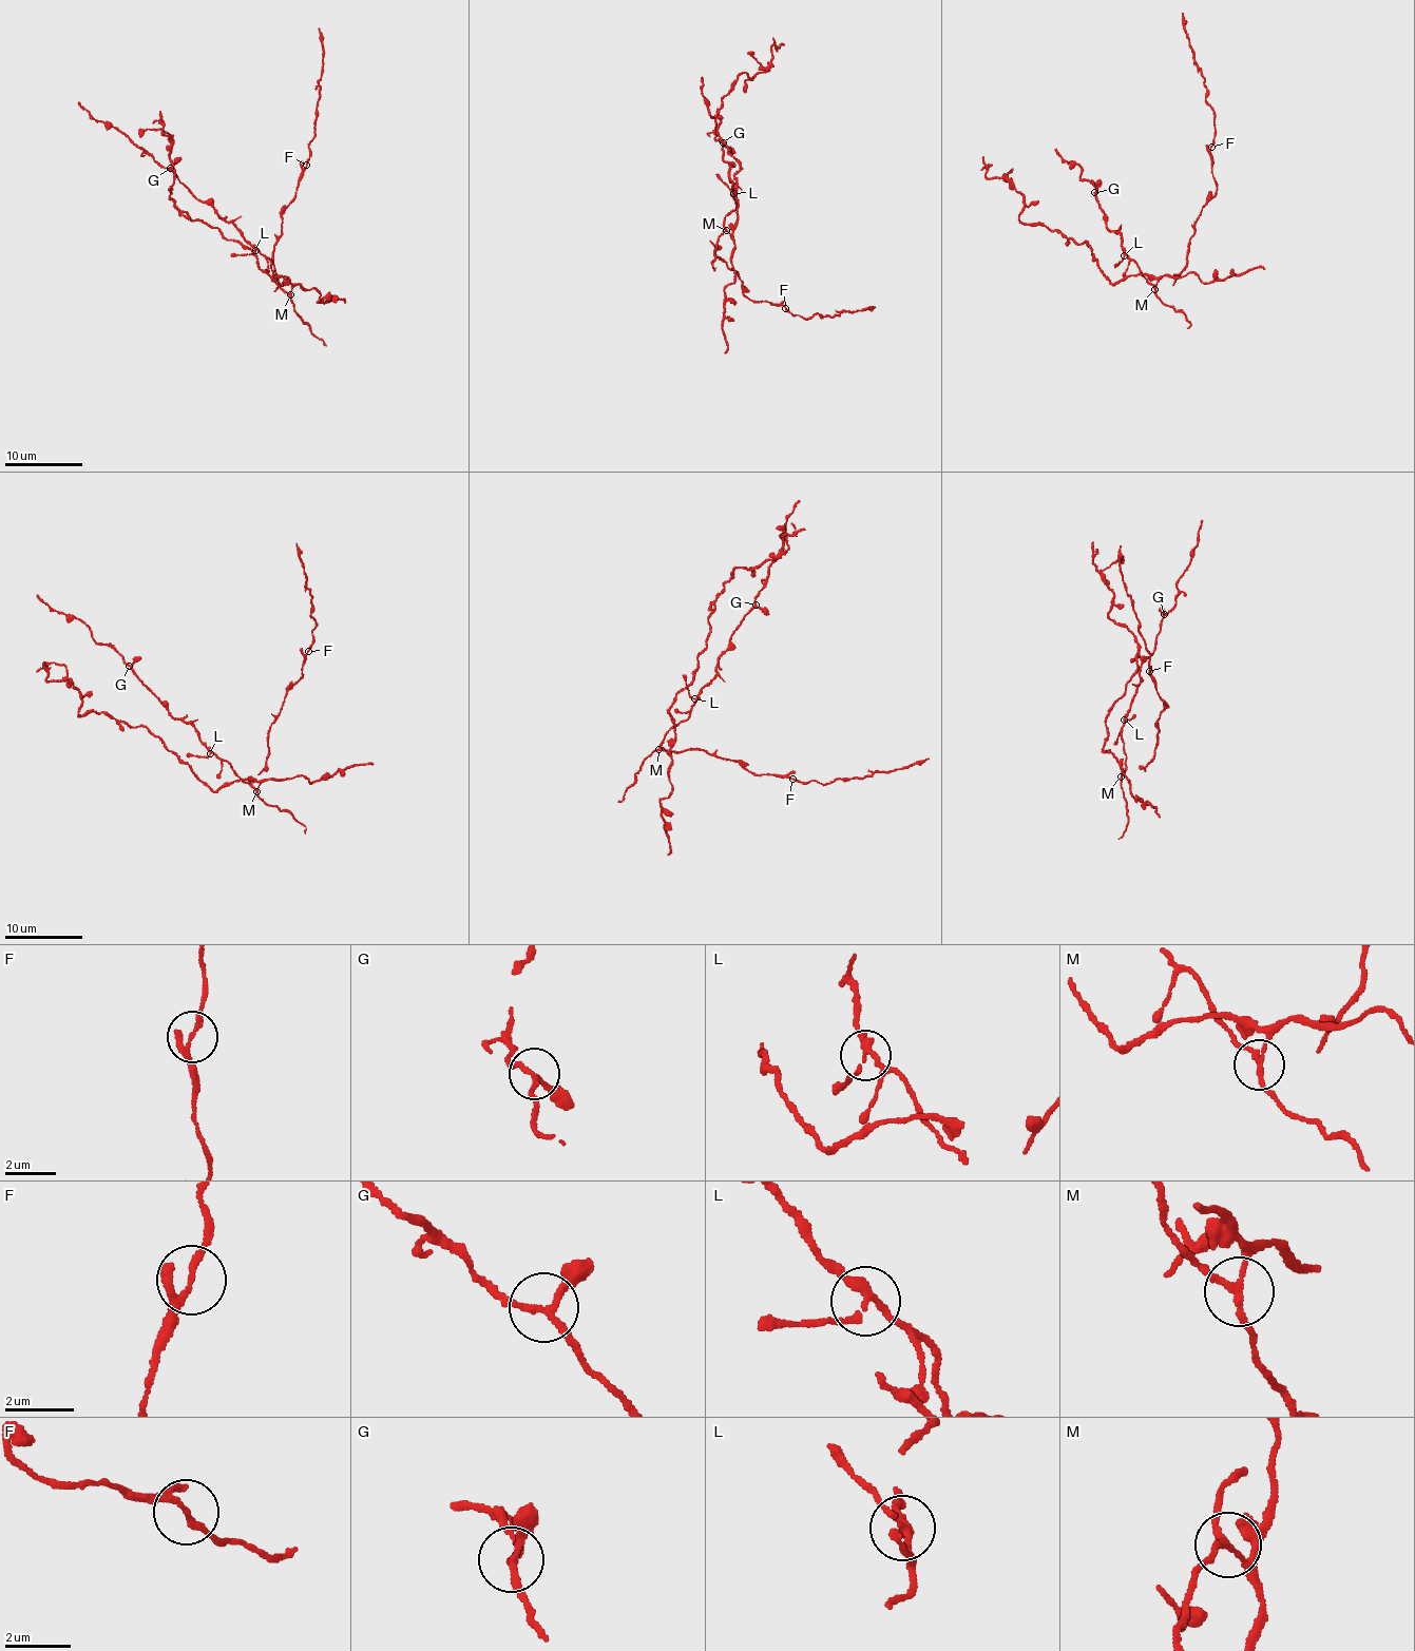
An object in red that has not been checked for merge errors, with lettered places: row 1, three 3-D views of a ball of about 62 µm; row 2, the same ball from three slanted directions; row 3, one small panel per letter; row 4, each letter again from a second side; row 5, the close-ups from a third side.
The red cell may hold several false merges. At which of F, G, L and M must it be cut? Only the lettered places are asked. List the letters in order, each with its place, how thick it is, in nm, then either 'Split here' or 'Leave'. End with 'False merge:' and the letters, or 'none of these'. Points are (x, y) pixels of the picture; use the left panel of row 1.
F: Place: (306, 165). Thickness 160 nm. Leave
G: Place: (170, 168). Thickness 170 nm. Leave
L: Place: (255, 250). Thickness 220 nm. Leave
M: Place: (290, 294). Thickness 160 nm. Split here
False merge: M

